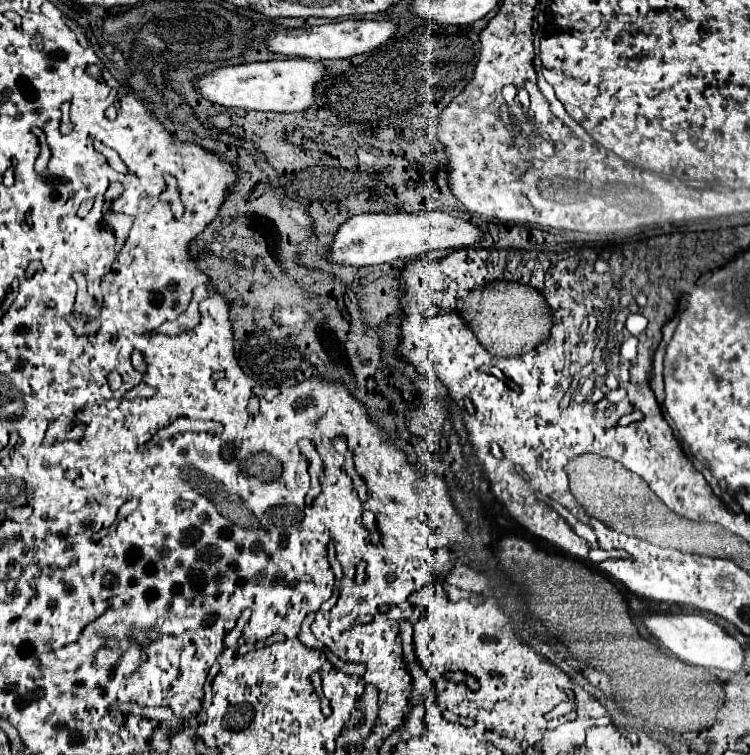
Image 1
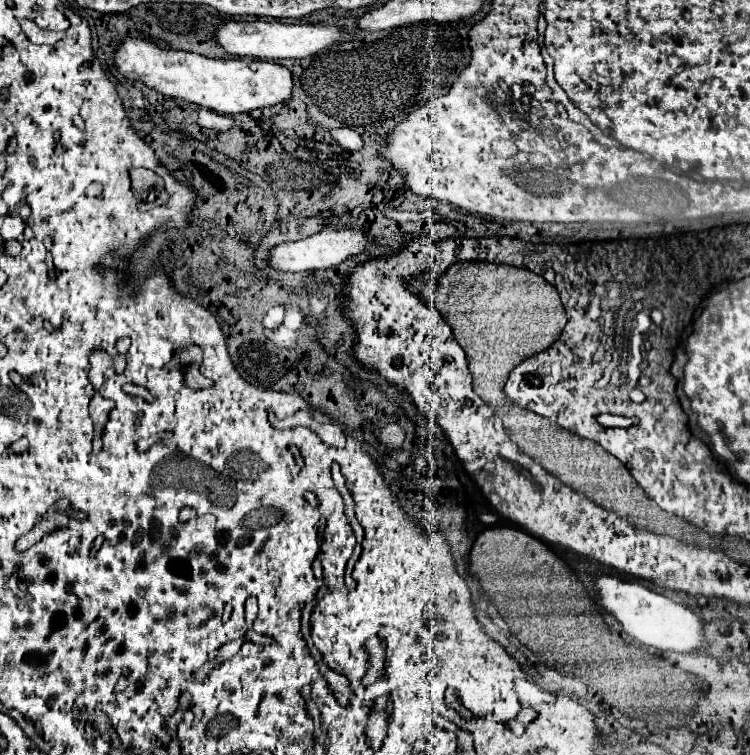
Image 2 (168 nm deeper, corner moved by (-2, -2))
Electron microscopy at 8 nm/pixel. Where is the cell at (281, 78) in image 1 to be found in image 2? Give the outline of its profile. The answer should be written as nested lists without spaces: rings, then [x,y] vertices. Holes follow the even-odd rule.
[[[126,36],[116,48],[114,48],[114,64],[118,72],[128,80],[144,82],[144,86],[186,102],[194,102],[206,110],[216,110],[218,114],[238,114],[238,112],[252,112],[256,108],[266,108],[274,104],[282,104],[290,100],[292,94],[292,74],[286,66],[278,62],[254,62],[250,58],[206,58],[202,54],[184,52],[184,50],[164,50],[156,46],[152,40],[146,38],[130,38]]]

